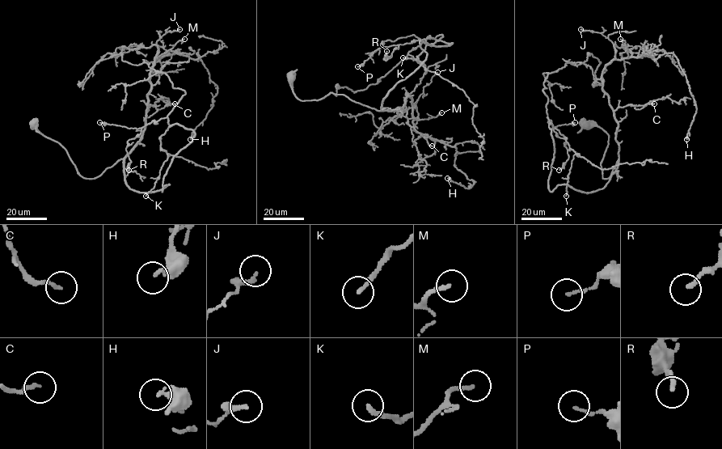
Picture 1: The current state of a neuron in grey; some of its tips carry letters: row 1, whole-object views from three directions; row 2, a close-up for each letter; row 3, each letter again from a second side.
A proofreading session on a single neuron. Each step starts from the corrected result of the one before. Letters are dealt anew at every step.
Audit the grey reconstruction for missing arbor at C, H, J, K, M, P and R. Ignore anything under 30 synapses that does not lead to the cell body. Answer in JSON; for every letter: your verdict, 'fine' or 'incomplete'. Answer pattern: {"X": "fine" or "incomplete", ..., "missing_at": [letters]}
{"C": "fine", "H": "fine", "J": "fine", "K": "incomplete", "M": "fine", "P": "fine", "R": "fine", "missing_at": ["K"]}

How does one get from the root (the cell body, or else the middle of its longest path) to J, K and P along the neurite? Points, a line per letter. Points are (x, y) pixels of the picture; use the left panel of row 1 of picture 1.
J: (33, 124), (65, 150), (82, 177), (99, 176), (141, 138), (157, 42), (179, 29)
K: (33, 124), (82, 177), (122, 158), (147, 192), (169, 184), (191, 129), (161, 136), (145, 196)
P: (33, 124), (82, 177), (122, 158), (147, 192), (195, 134), (166, 117), (99, 122)

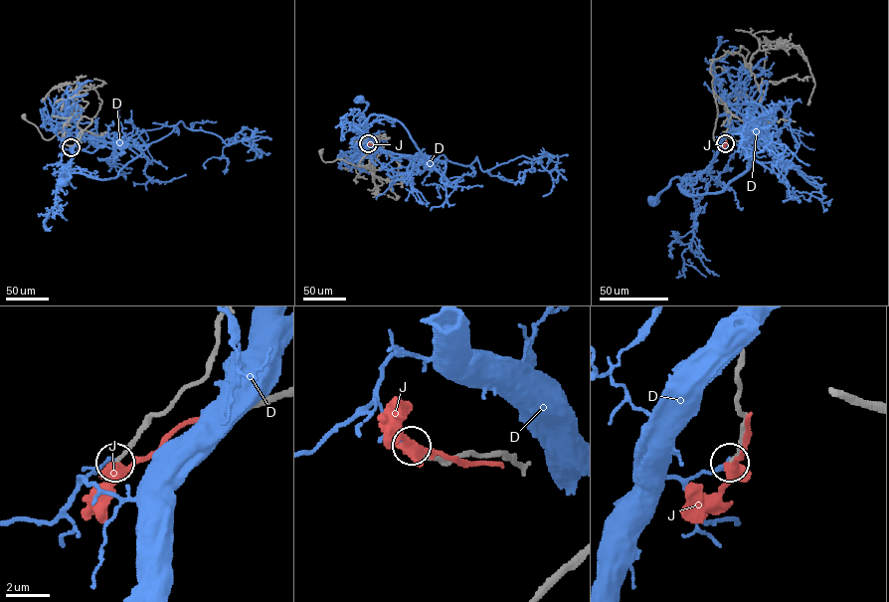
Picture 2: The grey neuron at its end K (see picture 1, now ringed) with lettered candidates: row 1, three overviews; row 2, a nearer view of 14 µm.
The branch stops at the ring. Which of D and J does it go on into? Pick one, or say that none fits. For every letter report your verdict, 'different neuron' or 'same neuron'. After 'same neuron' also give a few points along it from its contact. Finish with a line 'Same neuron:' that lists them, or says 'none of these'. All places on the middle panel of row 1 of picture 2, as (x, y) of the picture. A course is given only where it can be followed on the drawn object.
D: different neuron
J: different neuron
Same neuron: none of these

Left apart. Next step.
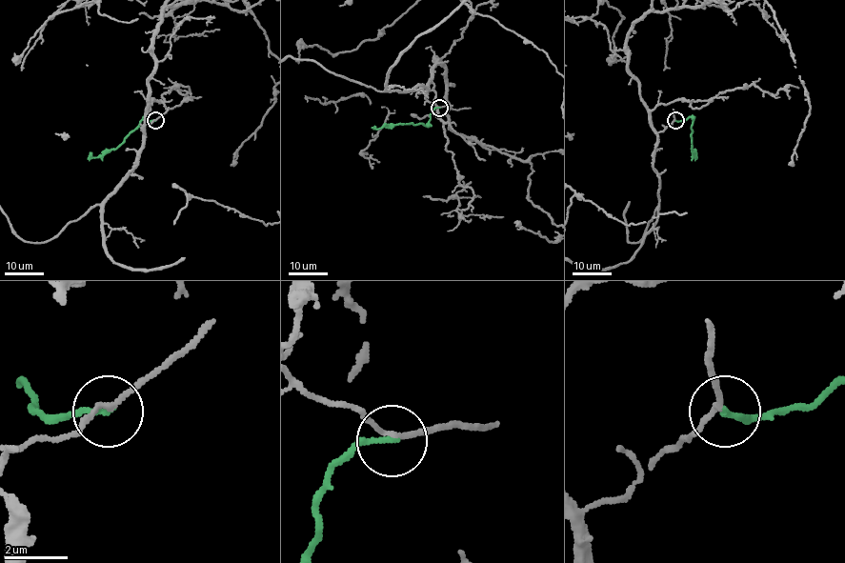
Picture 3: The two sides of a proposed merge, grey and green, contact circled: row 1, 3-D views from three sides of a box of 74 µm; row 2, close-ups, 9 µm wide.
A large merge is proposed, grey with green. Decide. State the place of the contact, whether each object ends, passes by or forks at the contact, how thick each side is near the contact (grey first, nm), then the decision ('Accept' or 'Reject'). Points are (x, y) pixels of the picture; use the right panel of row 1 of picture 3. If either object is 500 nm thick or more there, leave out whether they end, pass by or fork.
Place: (675, 120). At the ring grey passes by. At the ring green ends. Thickness 150 nm (grey) against 170 nm. Reject

